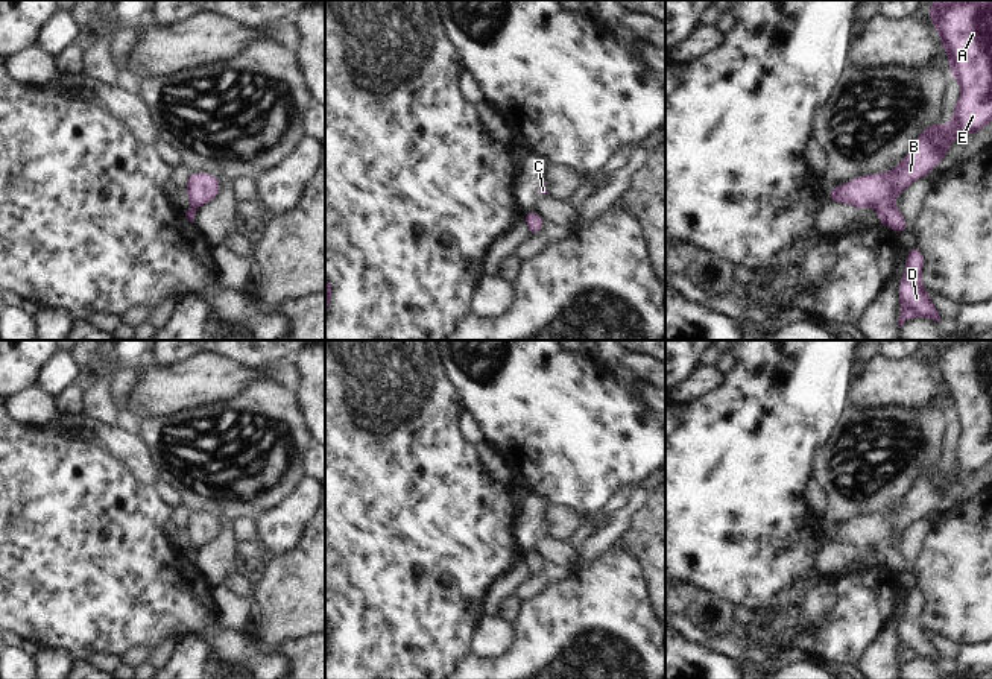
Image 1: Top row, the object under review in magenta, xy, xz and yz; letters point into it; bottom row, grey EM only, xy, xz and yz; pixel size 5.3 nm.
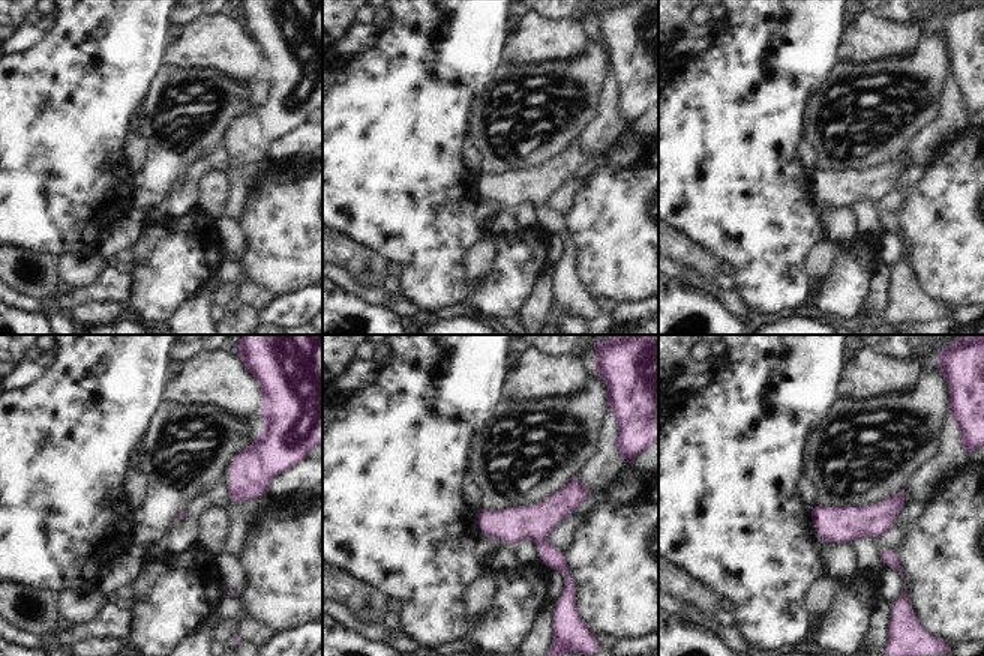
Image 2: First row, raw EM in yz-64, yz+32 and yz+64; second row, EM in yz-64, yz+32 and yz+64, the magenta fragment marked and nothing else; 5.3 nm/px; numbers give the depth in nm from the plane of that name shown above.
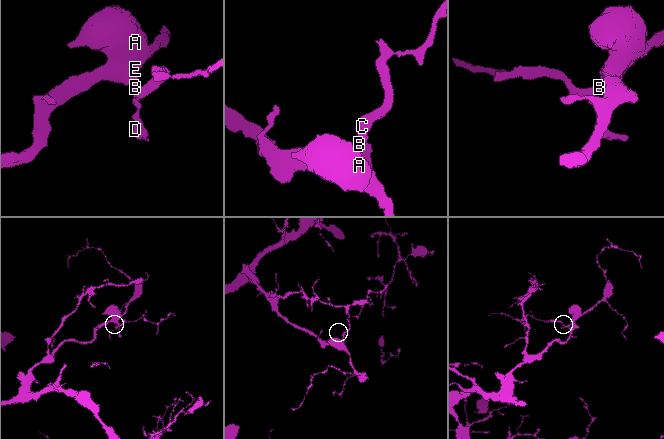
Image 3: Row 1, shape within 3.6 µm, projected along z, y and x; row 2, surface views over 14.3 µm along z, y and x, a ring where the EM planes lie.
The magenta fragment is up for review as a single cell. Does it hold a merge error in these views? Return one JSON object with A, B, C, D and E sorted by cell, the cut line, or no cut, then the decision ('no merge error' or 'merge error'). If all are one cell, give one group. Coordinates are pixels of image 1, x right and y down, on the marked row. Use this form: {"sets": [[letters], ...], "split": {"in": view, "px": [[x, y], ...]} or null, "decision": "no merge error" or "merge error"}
{"sets": [["A", "B", "C", "D", "E"]], "split": null, "decision": "no merge error"}

